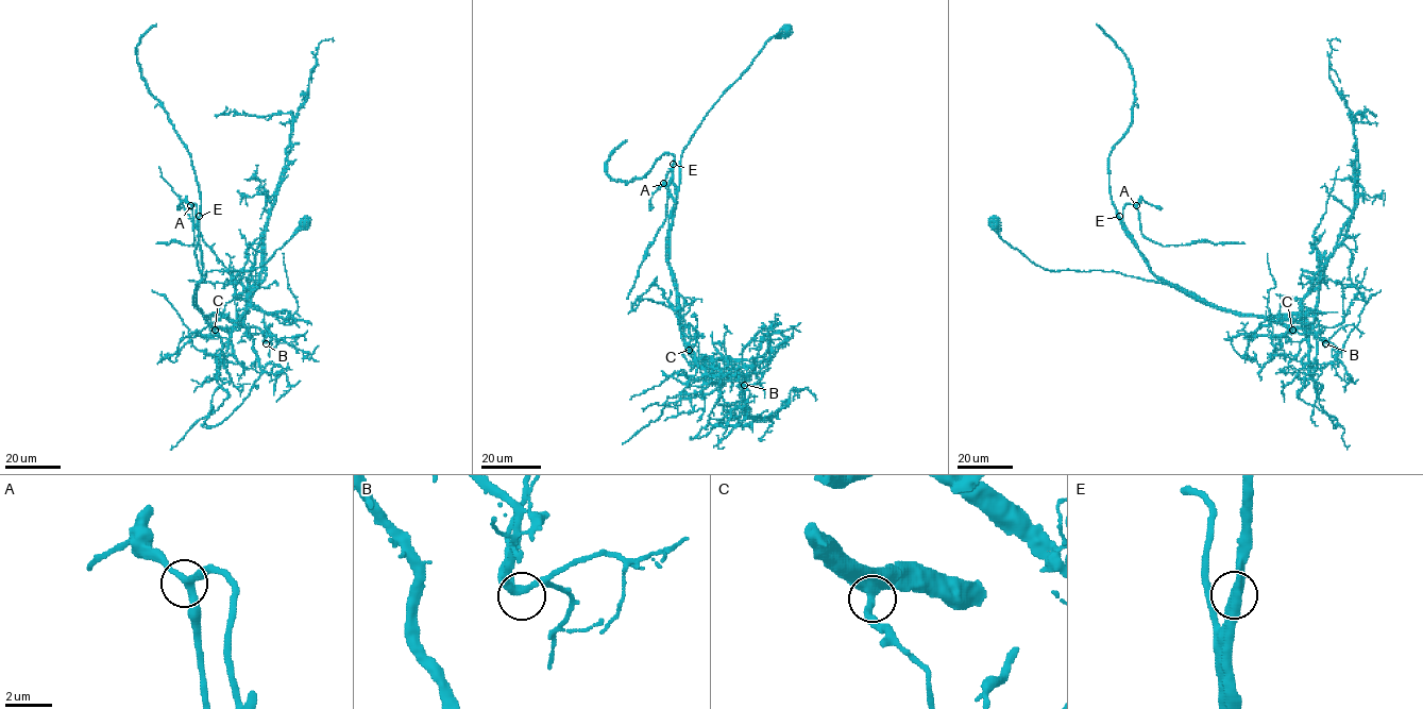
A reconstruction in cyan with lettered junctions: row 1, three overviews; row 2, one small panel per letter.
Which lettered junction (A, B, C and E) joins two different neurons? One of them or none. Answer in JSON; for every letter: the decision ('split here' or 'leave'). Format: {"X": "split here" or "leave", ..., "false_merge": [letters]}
{"A": "leave", "B": "leave", "C": "leave", "E": "split here", "false_merge": ["E"]}

